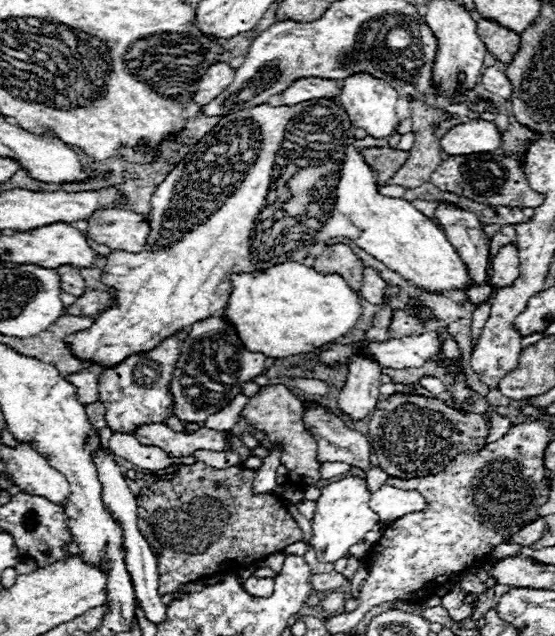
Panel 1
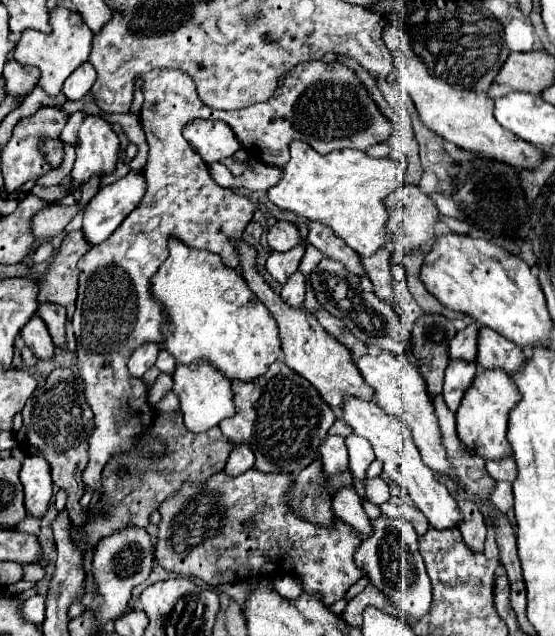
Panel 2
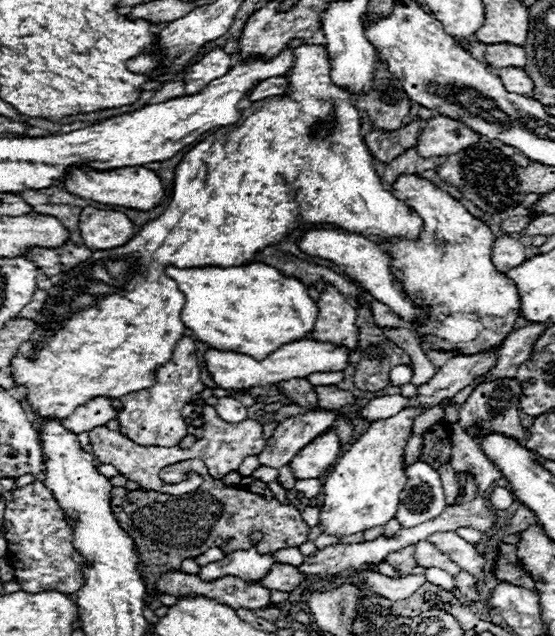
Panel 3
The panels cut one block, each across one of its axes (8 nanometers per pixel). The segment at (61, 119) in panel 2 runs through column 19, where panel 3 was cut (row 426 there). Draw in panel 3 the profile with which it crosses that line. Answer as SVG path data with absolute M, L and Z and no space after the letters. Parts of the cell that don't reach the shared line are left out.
M184 336L170 358L168 364L156 370L156 384L146 388L144 392L134 392L124 396L122 400L112 400L114 406L122 408L118 414L118 422L122 426L122 434L126 434L132 442L140 446L176 446L188 434L188 424L182 418L182 408L190 402L192 394L206 390L200 380L200 366L196 358L196 342L190 336Z

